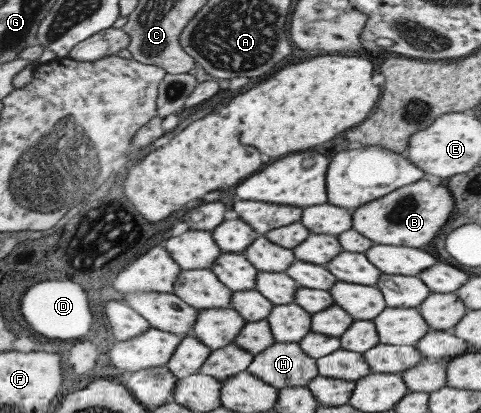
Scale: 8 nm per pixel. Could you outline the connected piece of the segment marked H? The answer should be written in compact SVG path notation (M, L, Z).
M274 342L270 348L256 353L245 371L278 391L292 385L306 385L316 377L314 361L296 343Z

